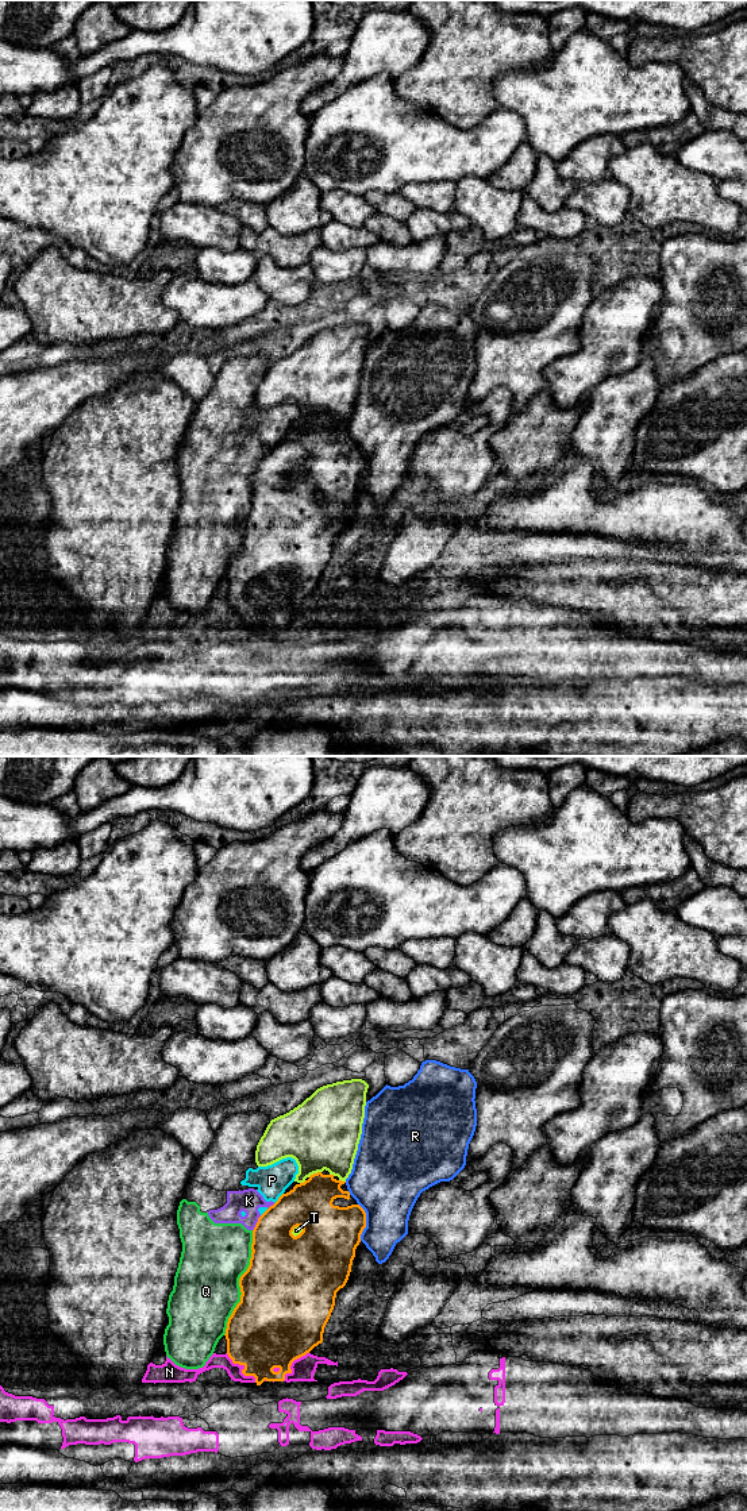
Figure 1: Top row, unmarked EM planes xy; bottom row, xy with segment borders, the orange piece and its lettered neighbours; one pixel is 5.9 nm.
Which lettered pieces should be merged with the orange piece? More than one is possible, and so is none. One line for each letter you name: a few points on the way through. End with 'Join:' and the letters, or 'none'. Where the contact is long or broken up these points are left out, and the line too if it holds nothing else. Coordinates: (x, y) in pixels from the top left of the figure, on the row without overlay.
Join: none

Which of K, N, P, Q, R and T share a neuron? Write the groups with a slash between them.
K P Q / N / R / T

